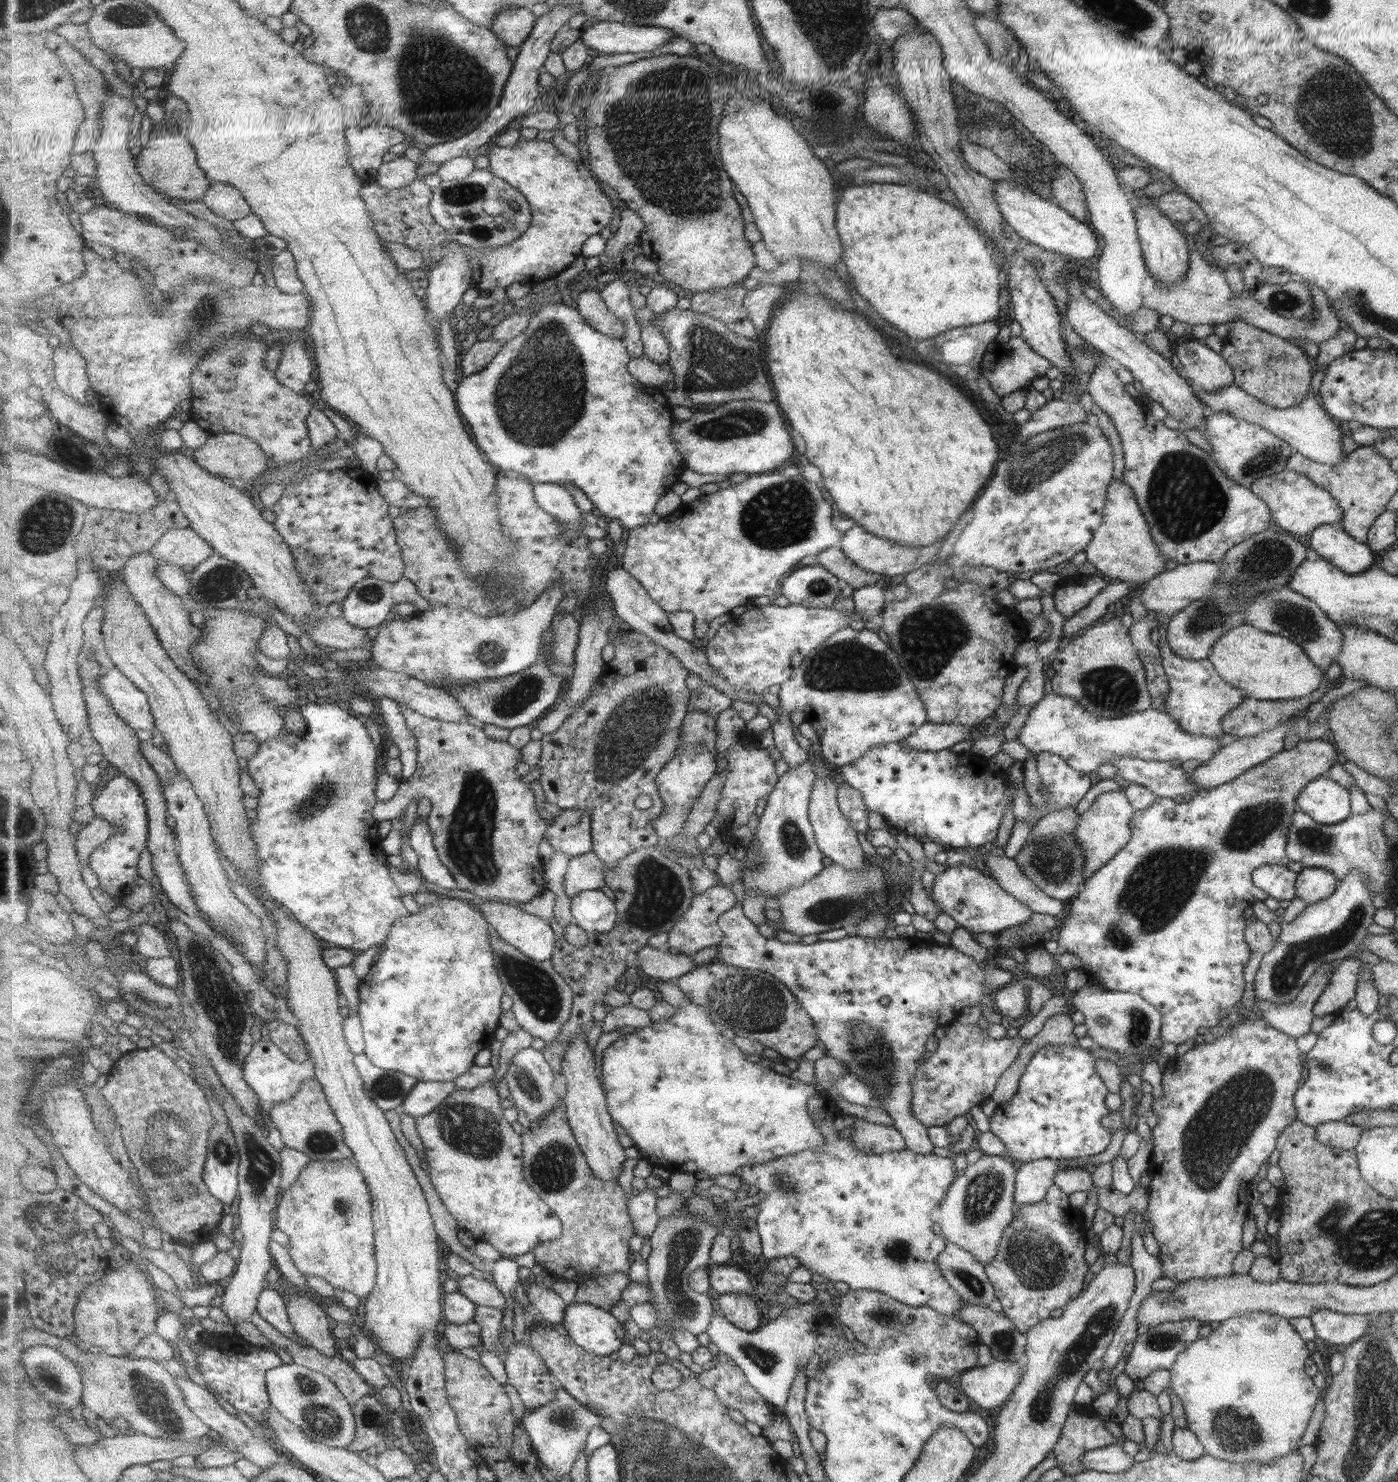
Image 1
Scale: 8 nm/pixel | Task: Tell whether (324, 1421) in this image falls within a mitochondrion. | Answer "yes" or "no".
yes

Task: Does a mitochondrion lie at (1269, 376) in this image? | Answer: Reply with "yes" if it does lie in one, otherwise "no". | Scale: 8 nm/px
no

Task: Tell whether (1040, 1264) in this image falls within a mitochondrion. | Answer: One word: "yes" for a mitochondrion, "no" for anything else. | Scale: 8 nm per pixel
yes

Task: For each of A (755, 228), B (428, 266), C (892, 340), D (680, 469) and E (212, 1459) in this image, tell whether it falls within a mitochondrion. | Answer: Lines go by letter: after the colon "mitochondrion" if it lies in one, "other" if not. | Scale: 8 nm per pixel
A: other
B: other
C: other
D: other
E: other

